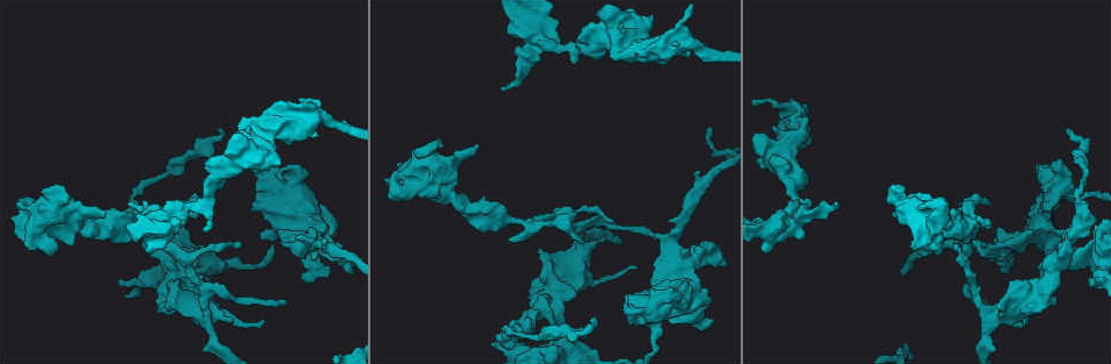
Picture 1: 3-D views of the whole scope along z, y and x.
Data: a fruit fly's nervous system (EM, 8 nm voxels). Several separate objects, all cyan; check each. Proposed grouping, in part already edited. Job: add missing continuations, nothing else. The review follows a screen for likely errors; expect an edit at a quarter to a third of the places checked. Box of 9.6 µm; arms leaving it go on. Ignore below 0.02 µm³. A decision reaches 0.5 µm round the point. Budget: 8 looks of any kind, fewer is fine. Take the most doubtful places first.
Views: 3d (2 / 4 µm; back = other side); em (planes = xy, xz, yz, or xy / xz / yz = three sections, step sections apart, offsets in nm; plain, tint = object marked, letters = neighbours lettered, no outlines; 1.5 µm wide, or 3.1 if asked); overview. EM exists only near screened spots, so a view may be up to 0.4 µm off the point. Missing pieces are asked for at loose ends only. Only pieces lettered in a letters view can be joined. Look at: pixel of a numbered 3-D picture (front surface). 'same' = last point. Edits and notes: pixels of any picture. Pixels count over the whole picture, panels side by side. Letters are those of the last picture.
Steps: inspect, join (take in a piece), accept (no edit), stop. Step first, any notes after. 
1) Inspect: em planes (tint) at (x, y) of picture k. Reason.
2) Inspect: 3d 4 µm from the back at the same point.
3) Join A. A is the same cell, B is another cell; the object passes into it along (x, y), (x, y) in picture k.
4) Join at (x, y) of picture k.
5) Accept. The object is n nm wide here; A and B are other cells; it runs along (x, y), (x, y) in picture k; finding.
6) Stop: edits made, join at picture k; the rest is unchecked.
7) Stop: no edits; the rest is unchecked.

Inspect: 3d 2 µm at (165, 308) of picture 1. Stops while still wide.

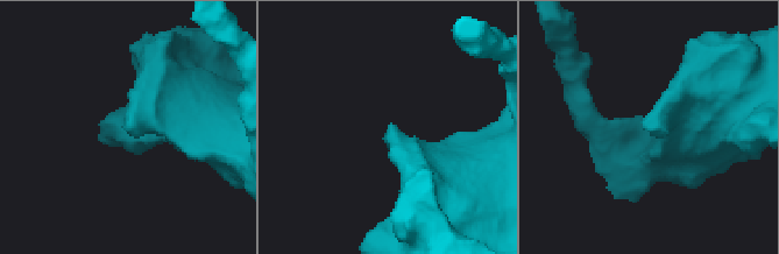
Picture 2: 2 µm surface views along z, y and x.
Inspect: em yz step 8 (letters) at (645, 127) of picture 2.

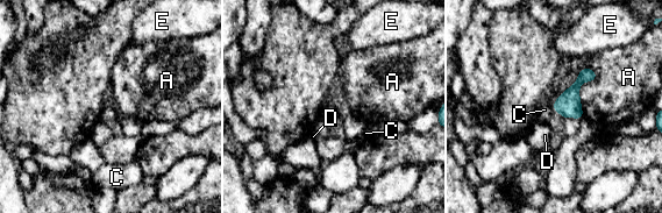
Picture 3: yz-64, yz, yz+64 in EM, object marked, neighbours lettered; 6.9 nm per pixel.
Inspect: em planes (letters) at the same point. Cut it another way.

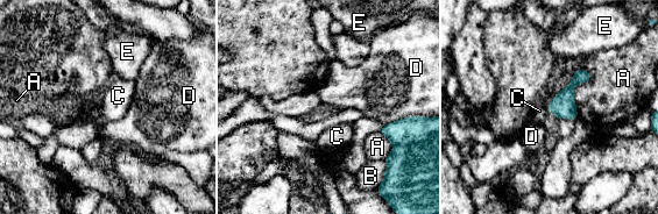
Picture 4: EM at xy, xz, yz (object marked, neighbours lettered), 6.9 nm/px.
Accept. The longest contact is with A, 360 nm; A, B, C, D and E are other cells; a border runs along (549, 102), (546, 106) in picture 4; no lettered piece goes on from it.

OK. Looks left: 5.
Inspect: 3d 4 µm at (557, 20) of picture 1. Free end.

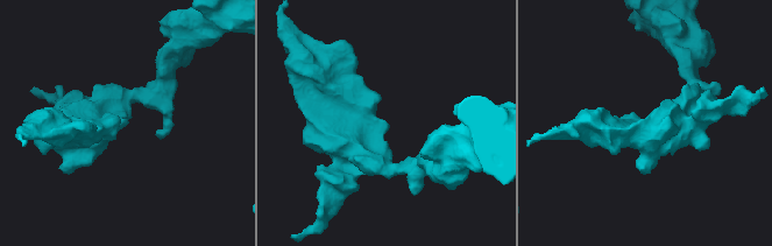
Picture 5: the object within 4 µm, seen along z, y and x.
Inspect: em xz step 4 (tint) at (384, 122) of picture 5.

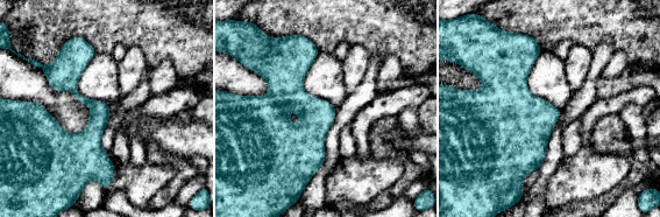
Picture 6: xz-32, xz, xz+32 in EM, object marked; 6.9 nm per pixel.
Inspect: em planes (letters) at the same point.

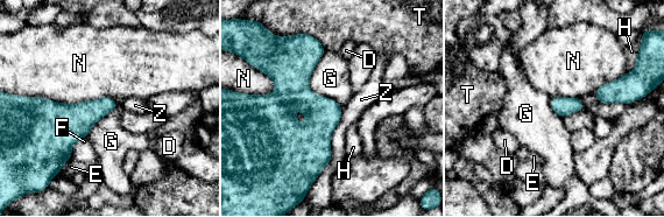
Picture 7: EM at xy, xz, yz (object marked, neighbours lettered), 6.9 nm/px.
Accept. D, E, F, G, H, N, T and Z are other cells; a border runs along (324, 51), (309, 88), (341, 107) in picture 7; no lettered piece goes on from it.

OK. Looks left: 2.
Inspect: em xz step 4 (tint) at (989, 203) of picture 1. Free end.

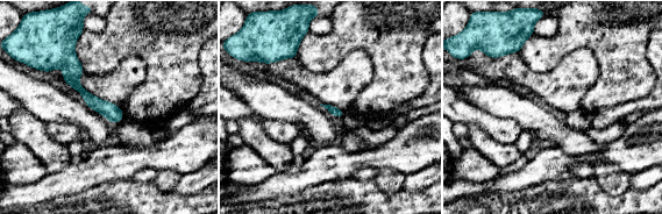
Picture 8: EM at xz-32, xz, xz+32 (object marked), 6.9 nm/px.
Inspect: em planes (letters) at the same point. Another direction.

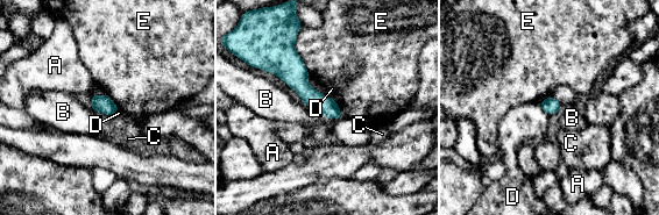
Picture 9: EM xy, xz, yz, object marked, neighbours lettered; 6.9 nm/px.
Accept. The object is 110 nm wide here; A, B, C, D and E are other cells; a border runs along (296, 35), (293, 49), (310, 73) in picture 9; no lettered piece goes on from it.

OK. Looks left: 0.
Stop: no edits; the rest is unchecked.

